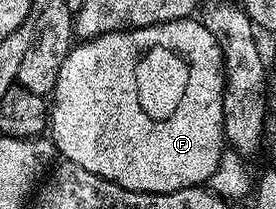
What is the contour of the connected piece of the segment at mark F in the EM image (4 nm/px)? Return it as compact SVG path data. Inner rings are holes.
M201 19L169 20L163 24L130 28L126 32L109 32L103 36L94 36L91 40L75 43L64 58L64 66L60 66L60 74L56 74L56 86L48 104L48 136L54 141L57 155L62 160L71 160L76 166L84 166L84 170L92 170L92 174L102 176L105 180L111 180L113 184L119 184L128 190L175 192L185 188L196 188L209 182L227 147L226 115L222 109L225 81L226 74L222 66L222 51L218 40L212 38L212 34L208 34Z

